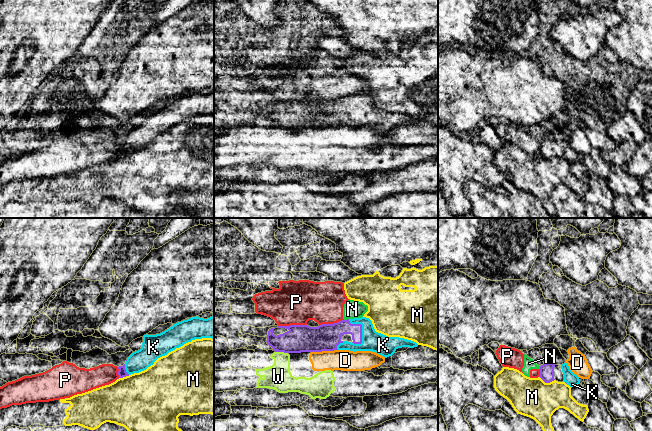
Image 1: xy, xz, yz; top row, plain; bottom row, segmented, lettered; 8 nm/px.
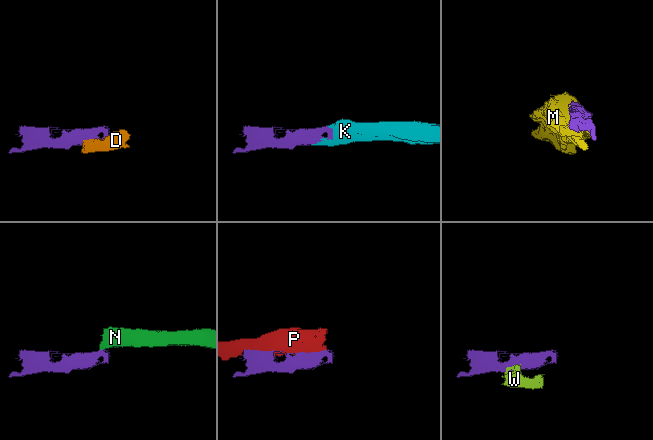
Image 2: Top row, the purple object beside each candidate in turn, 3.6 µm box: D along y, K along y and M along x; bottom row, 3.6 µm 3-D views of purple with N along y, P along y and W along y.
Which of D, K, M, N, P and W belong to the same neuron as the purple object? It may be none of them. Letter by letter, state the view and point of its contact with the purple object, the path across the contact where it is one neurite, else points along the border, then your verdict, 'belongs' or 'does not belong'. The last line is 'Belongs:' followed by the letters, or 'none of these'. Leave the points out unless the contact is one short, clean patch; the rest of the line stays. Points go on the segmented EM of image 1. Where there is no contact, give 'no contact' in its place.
D: xz (324, 350) | along xz (337, 349), (311, 352) | does not belong
K: xz (361, 328) | belongs
M: yz (547, 382) | does not belong
N: xz (347, 319) | along xz (348, 318), (344, 320) | does not belong
P: xz (292, 325) | does not belong
W: xz (283, 351) | along xz (278, 351), (287, 353) | does not belong
Belongs: K

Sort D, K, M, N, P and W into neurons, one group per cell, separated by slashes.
D W / K / M / N P

